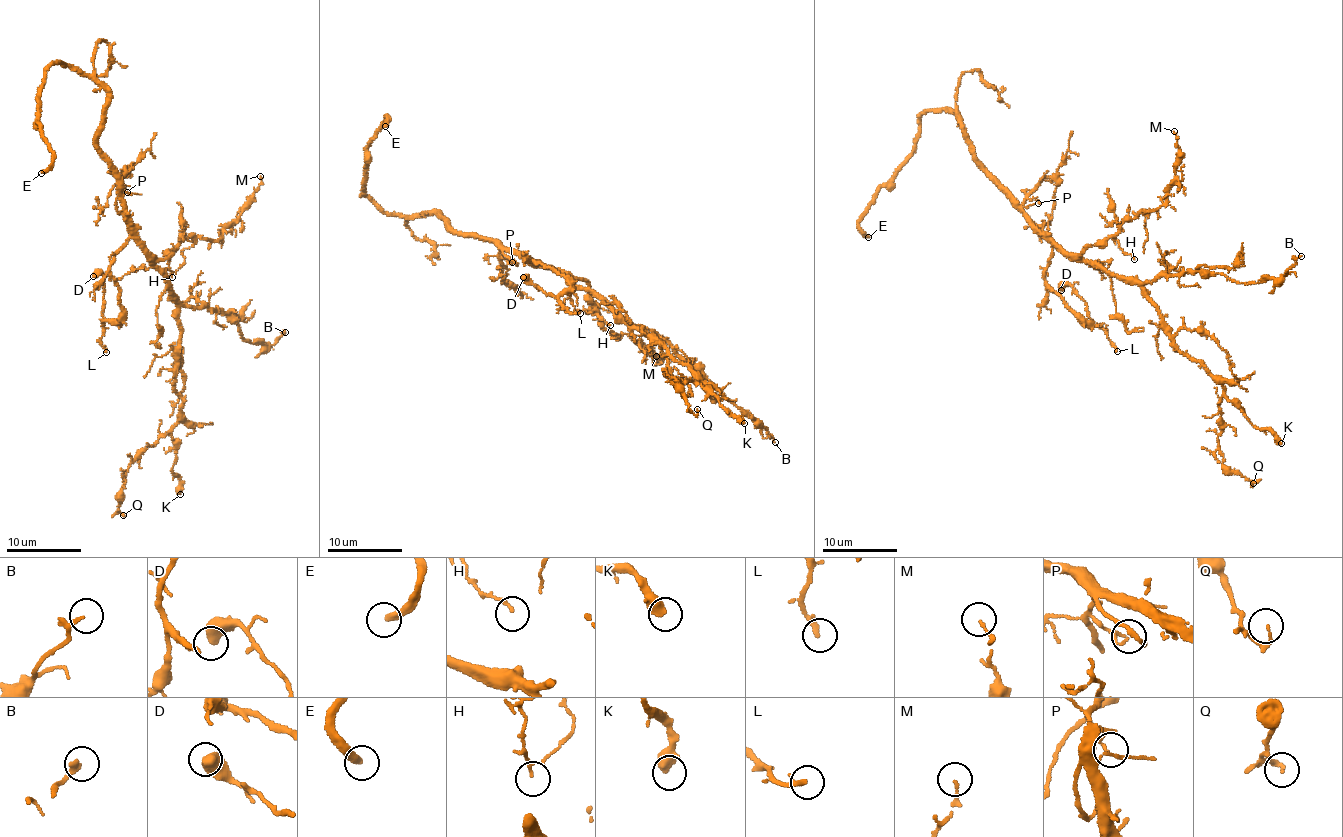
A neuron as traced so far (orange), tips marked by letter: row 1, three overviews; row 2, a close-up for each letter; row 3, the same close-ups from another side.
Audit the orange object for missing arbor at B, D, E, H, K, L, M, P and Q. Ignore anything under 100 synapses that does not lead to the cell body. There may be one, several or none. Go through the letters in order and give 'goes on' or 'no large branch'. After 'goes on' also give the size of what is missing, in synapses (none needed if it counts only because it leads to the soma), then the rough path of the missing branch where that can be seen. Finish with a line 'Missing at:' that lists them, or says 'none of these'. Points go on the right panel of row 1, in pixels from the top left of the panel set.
B: no large branch
D: no large branch
E: goes on; 200 synapses
H: no large branch
K: no large branch
L: no large branch
M: no large branch
P: no large branch
Q: no large branch
Missing at: E

